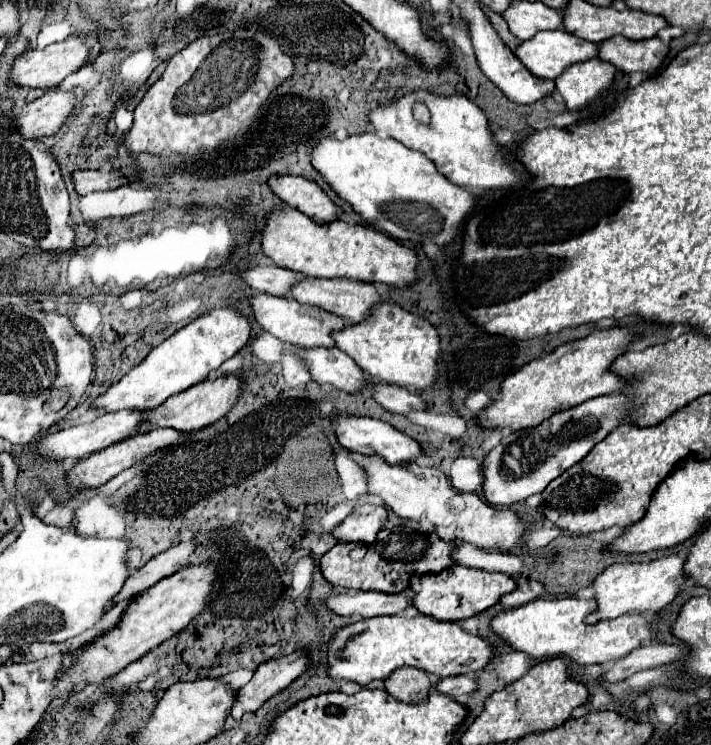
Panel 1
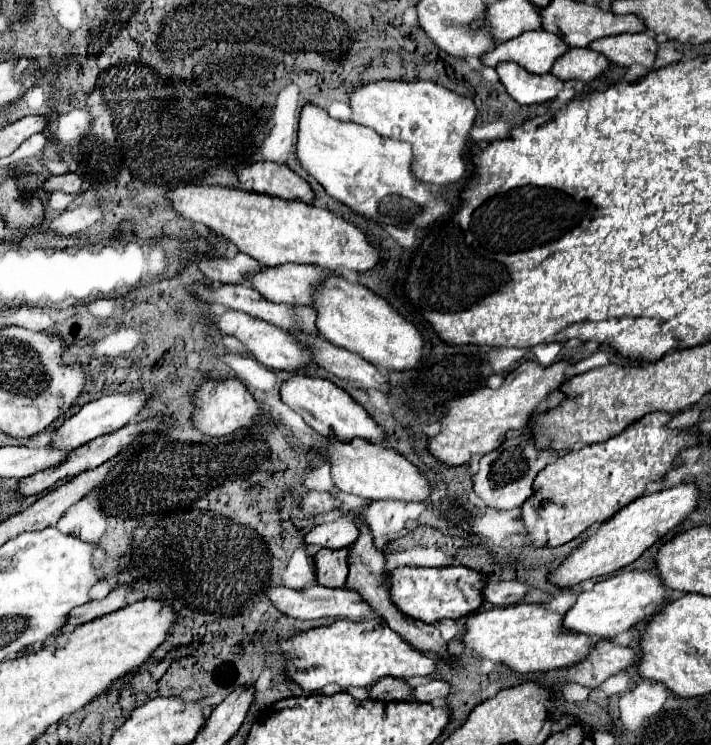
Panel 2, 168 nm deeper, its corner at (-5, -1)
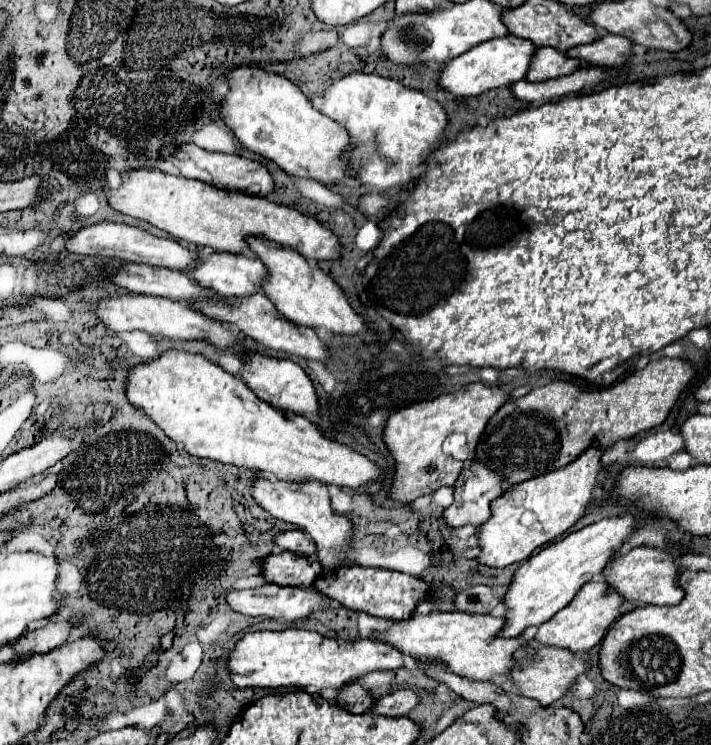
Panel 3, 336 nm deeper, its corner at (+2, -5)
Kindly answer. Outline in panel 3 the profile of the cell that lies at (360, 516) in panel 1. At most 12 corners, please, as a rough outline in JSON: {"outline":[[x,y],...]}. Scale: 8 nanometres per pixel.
{"outline":[[303,530],[277,536],[277,546],[295,554],[315,554],[315,542]]}

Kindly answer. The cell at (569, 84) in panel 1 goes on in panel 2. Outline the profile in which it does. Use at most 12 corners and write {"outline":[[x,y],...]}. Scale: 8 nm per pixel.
{"outline":[[570,48],[550,74],[590,82],[608,60],[590,48]]}

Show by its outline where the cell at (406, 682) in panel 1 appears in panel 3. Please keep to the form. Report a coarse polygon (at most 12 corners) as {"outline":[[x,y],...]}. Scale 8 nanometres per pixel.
{"outline":[[361,684],[341,688],[335,702],[341,708],[363,714],[375,698]]}

